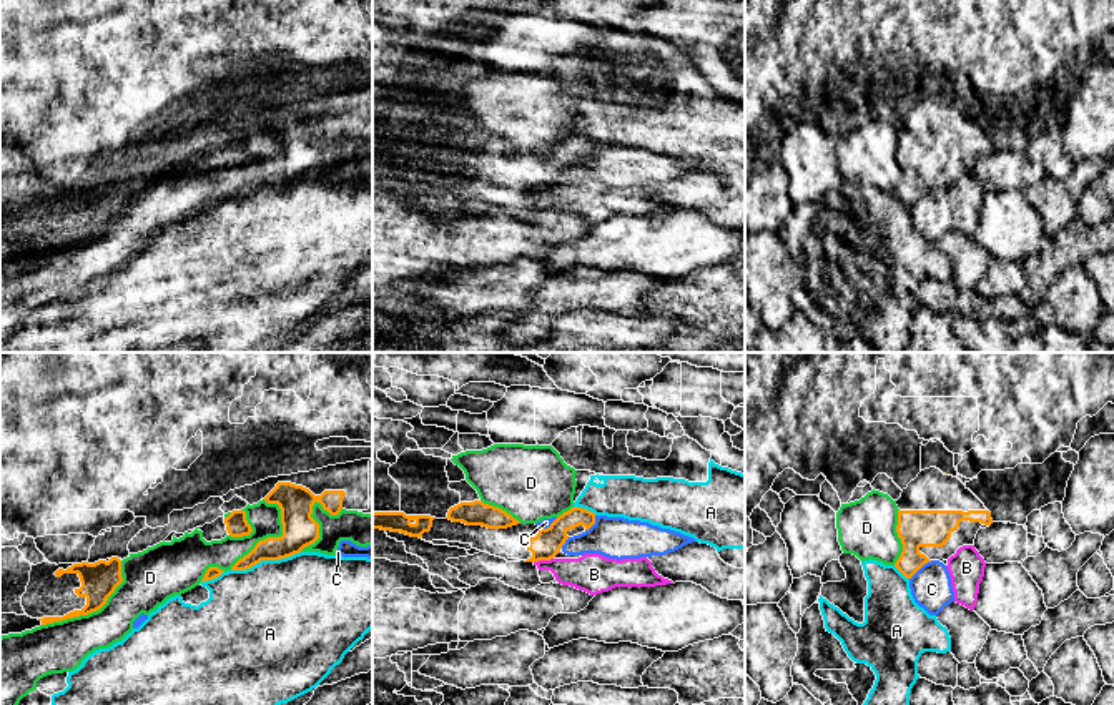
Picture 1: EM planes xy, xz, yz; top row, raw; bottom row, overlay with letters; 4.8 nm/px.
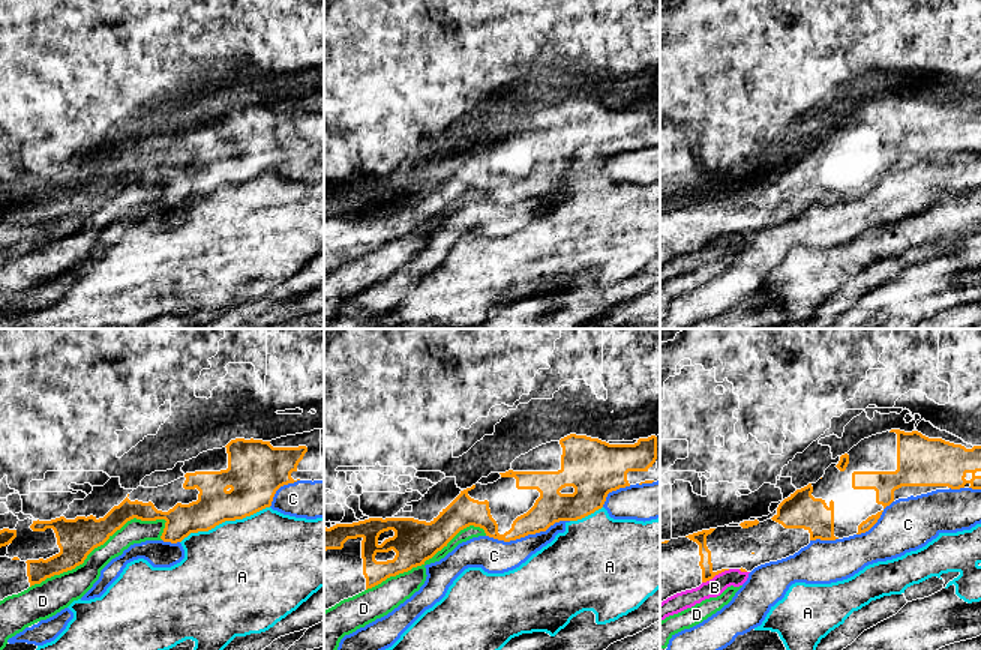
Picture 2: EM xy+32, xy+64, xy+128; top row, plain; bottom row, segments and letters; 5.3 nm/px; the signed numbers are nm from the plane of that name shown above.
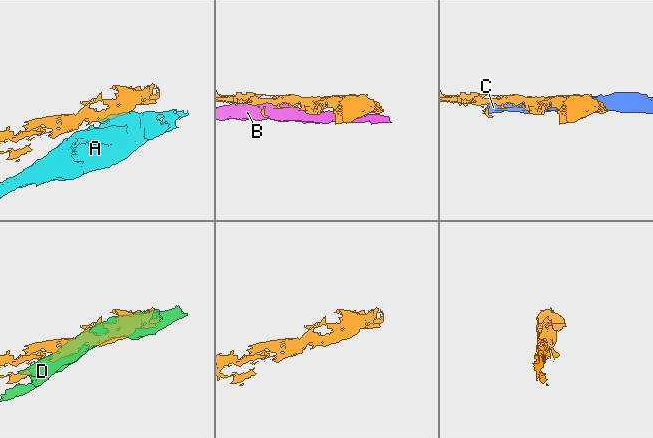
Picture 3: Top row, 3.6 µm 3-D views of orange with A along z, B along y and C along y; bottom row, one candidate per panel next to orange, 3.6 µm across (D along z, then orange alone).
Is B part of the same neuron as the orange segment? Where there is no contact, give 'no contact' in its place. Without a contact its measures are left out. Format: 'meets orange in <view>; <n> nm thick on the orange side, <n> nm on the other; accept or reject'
meets orange in xz; 140 nm thick on the orange side, 190 nm on the other; reject

